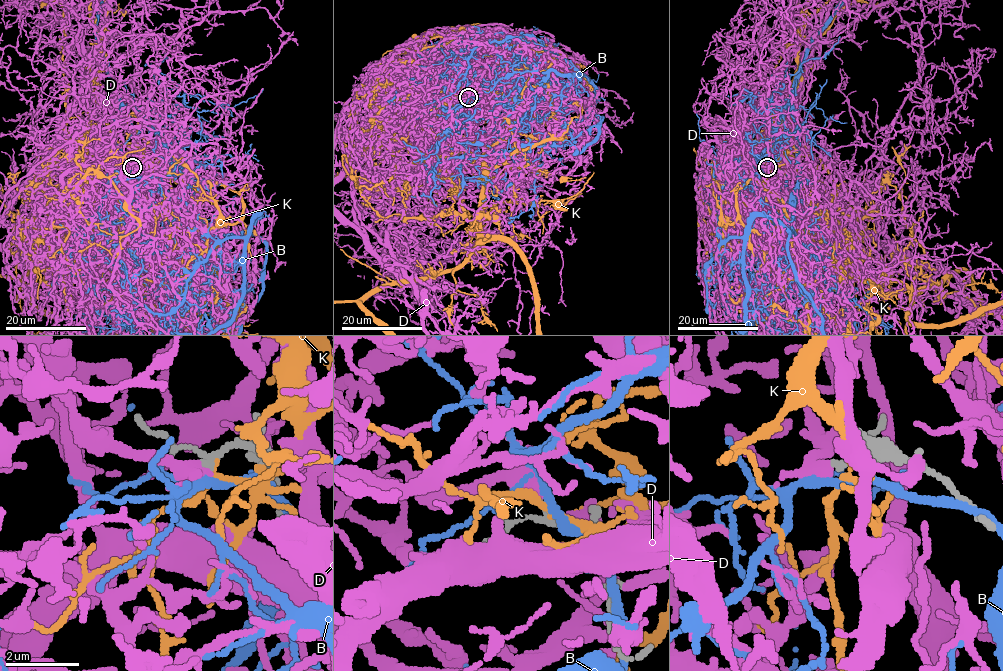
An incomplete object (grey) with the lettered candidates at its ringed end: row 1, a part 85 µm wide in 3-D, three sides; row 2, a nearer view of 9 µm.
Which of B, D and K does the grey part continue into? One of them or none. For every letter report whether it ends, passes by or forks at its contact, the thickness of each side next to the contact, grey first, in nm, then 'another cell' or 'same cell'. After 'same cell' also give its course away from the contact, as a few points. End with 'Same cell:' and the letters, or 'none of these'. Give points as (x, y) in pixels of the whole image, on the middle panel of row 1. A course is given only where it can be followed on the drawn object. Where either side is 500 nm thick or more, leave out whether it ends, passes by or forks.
B: it passes by | 110/100 nm | another cell
D: it passes by | 150/360 nm | same cell
K: it passes by | 170/150 nm | another cell
Same cell: D

